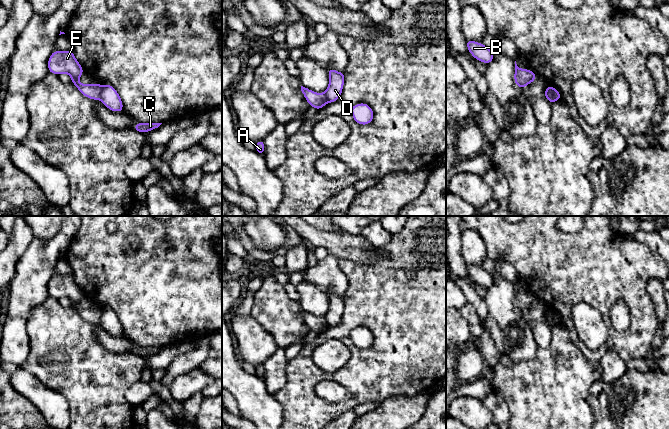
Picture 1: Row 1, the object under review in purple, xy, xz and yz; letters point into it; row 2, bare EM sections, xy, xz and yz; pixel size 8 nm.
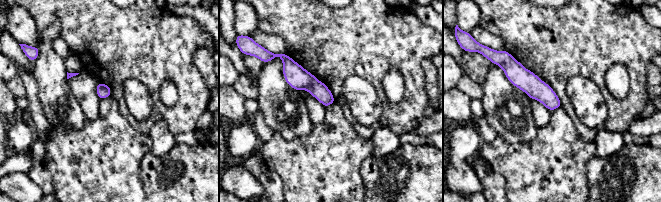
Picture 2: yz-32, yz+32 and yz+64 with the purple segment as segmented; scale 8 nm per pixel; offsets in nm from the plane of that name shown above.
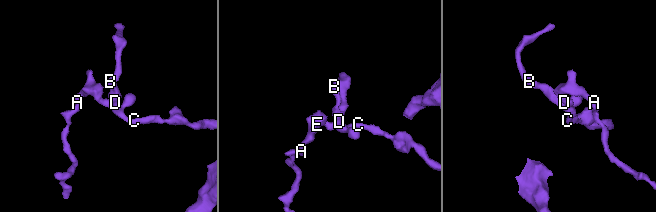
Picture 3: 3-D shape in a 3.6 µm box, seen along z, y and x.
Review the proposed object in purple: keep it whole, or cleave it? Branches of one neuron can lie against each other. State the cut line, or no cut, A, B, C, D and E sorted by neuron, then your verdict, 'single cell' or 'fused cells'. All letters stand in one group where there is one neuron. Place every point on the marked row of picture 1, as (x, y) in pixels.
cut yz (549, 85), (549, 91), (556, 100); groups A E / B C D; fused cells

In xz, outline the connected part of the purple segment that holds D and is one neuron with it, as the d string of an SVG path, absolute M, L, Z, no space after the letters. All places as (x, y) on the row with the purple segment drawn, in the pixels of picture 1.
M328 68L329 84L324 92L328 103L335 102L341 97L341 93L344 87L345 73L336 71L332 68Z

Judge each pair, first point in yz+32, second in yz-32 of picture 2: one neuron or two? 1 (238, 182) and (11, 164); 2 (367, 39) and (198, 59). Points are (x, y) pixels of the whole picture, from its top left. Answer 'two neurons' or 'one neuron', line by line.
1: two neurons
2: two neurons

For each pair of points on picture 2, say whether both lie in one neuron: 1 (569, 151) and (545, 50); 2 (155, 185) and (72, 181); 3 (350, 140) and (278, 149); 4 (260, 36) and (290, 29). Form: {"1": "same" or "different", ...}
{"1": "different", "2": "different", "3": "same", "4": "different"}

